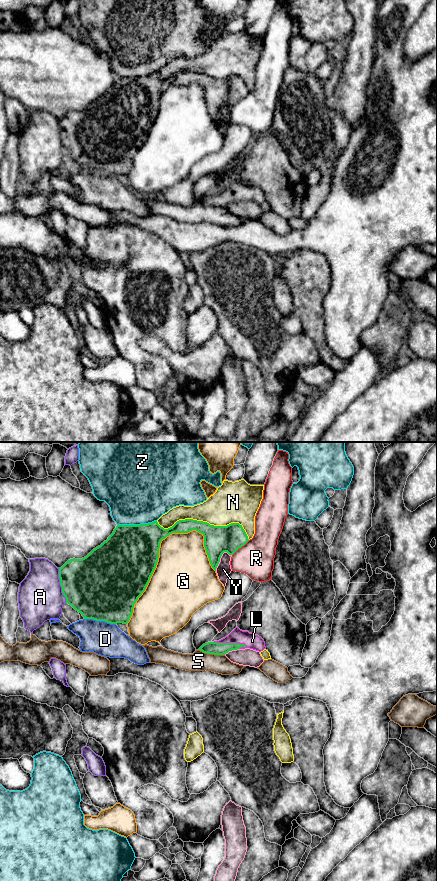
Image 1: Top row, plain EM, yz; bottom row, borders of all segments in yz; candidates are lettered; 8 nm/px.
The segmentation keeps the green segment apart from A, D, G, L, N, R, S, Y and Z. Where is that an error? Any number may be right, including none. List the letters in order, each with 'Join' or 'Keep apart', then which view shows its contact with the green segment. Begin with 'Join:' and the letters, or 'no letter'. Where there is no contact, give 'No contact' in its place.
Join: L
A: Keep apart. Touches green in yz
D: Keep apart. Touches green in yz
G: Keep apart. Touches green in yz
L: Join. Touches green in yz
N: Keep apart. Touches green in yz
R: Keep apart. Touches green in yz
S: Keep apart. Touches green in yz
Y: Keep apart. Touches green in yz
Z: Keep apart. Touches green in yz

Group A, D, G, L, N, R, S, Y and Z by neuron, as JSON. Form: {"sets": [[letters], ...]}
{"sets": [["A"], ["D"], ["G"], ["L"], ["N"], ["R"], ["S"], ["Y"], ["Z"]]}

